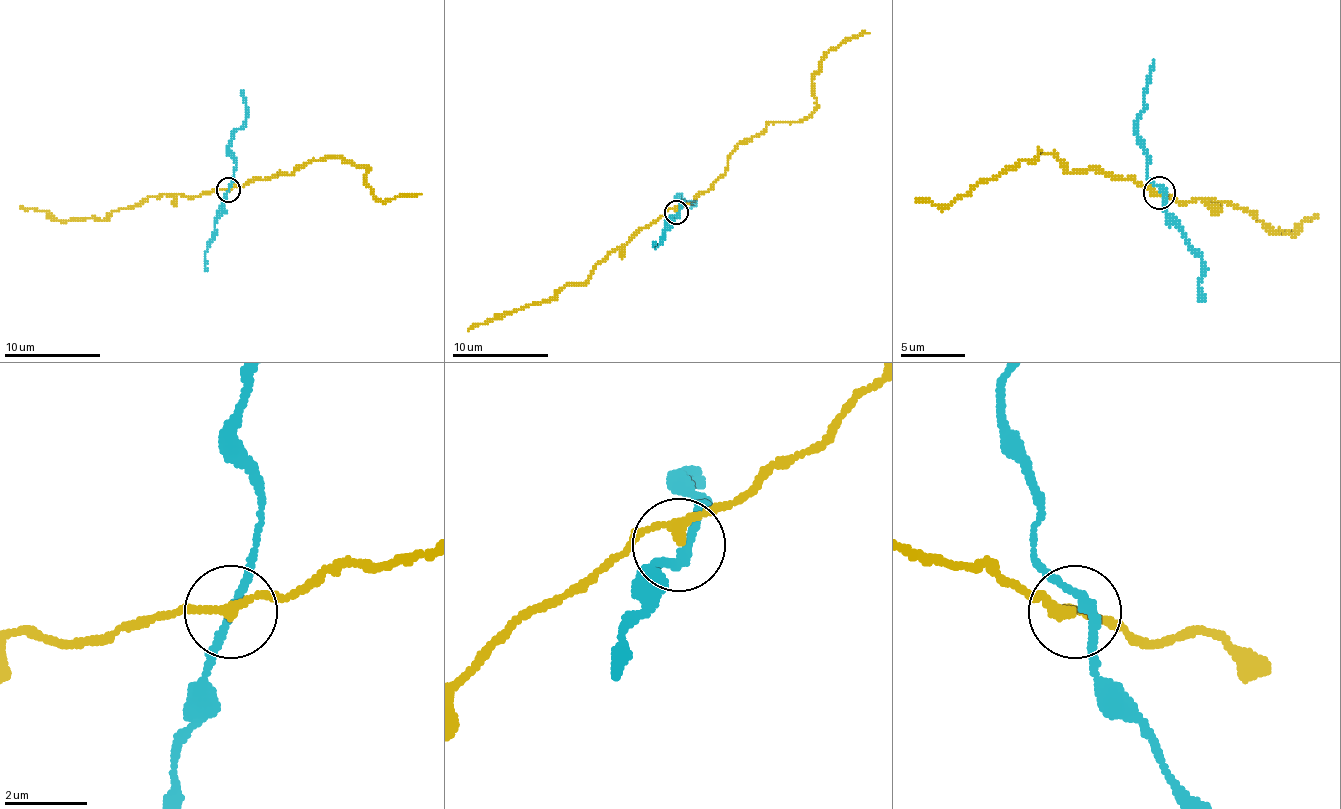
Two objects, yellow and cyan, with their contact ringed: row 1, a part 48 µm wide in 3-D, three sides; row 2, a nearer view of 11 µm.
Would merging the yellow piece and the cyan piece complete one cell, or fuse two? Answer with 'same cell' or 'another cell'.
another cell

